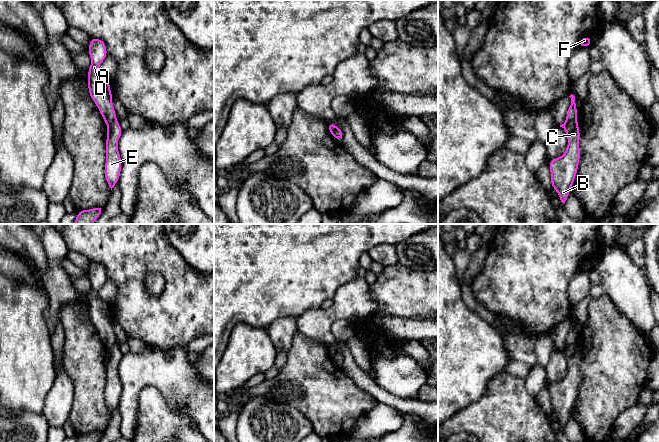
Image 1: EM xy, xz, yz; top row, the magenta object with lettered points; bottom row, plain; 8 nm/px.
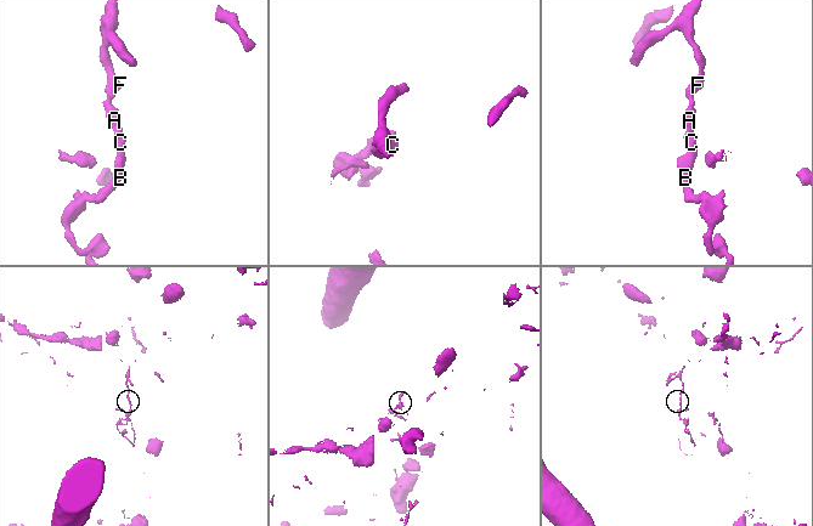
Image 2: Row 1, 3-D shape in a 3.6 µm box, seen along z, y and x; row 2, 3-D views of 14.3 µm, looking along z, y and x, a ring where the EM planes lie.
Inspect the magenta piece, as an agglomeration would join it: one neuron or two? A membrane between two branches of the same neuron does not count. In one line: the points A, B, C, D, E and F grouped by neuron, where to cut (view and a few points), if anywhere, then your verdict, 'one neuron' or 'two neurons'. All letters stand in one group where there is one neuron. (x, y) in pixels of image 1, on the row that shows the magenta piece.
A D F / B C E | yz (576, 119), (569, 122), (564, 128) | two neurons

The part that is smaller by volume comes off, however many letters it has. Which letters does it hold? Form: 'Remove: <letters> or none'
Remove: B, C, E

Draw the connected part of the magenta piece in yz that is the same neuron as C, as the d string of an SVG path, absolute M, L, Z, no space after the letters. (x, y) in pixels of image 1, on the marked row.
M573 121L565 126L568 138L568 145L565 153L559 157L551 159L549 168L551 172L551 185L564 204L567 200L570 188L574 184L580 161L580 130L578 122Z

